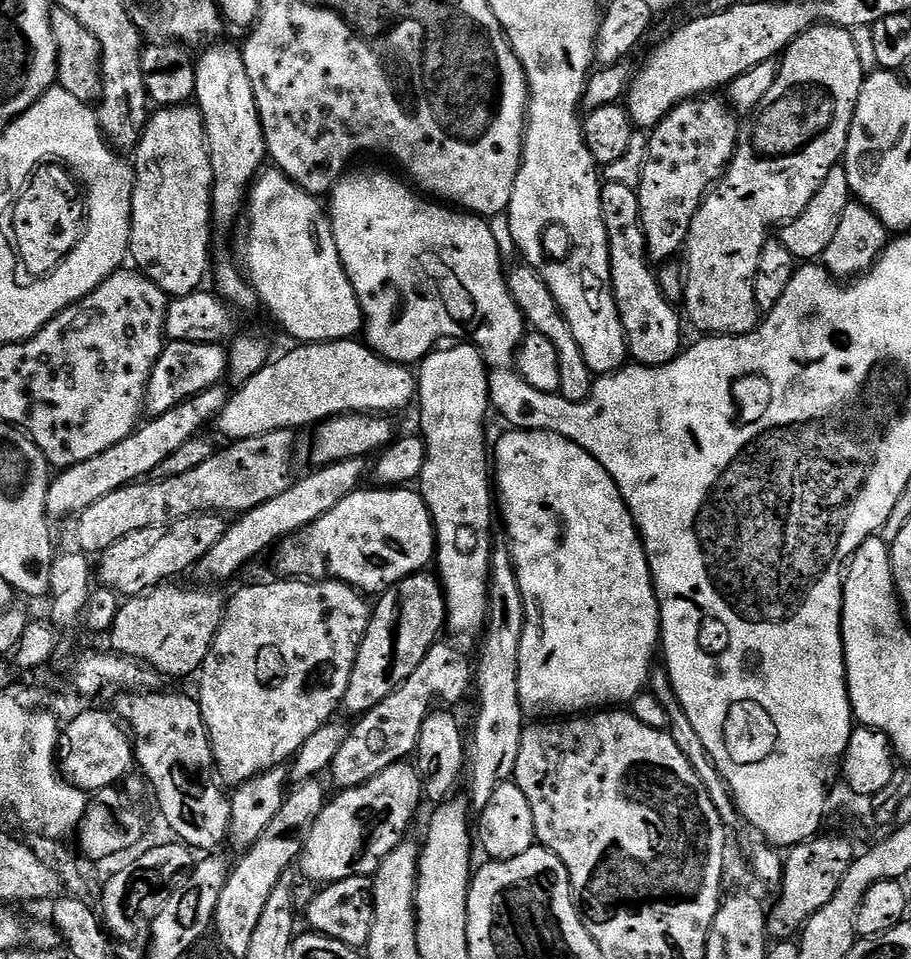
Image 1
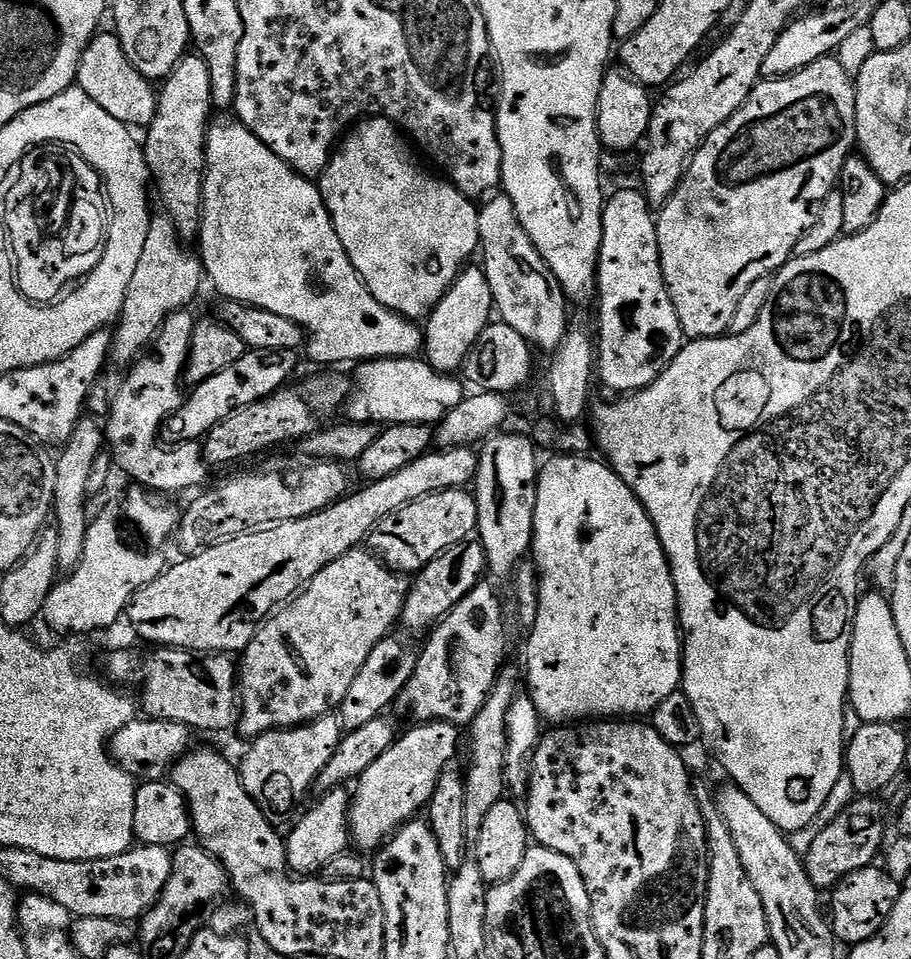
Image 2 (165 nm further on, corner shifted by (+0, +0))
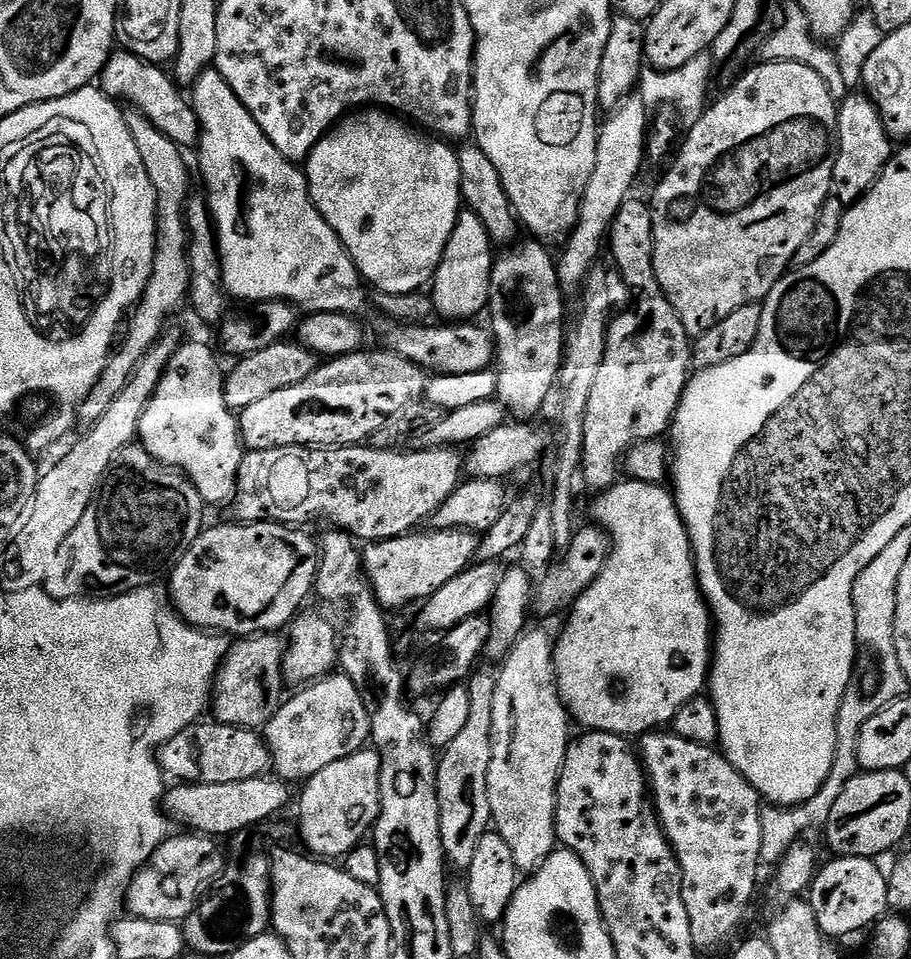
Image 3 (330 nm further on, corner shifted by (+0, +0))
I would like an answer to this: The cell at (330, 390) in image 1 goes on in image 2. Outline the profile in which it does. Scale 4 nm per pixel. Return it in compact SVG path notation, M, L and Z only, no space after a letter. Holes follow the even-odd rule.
M403 356L393 360L366 360L356 372L346 401L347 419L357 422L389 424L426 424L435 426L462 402L465 385L455 375L439 372L424 358ZM456 379L458 381L456 381ZM460 384L461 385L460 385Z

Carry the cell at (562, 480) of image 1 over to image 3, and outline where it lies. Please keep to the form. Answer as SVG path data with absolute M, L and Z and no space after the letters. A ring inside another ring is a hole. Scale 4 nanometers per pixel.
M624 478L613 484L611 488L605 488L596 500L597 501L592 506L592 516L596 519L593 521L608 533L608 539L612 542L612 552L608 556L608 561L602 570L602 574L581 596L576 597L574 603L571 605L571 608L573 608L572 613L568 616L568 625L561 630L560 640L558 636L558 639L555 641L552 657L556 663L556 684L560 687L560 697L562 698L565 708L568 709L569 717L571 717L575 723L577 720L582 726L581 729L591 730L593 732L609 732L610 734L618 734L625 738L639 738L653 730L659 729L661 726L671 725L674 714L678 714L678 710L682 710L682 706L686 706L686 702L690 702L690 698L701 695L701 693L705 691L706 685L710 680L710 665L712 663L712 650L714 647L714 621L711 612L708 610L708 601L705 600L704 595L700 593L700 583L696 580L696 562L692 558L692 543L688 537L688 531L684 525L684 520L681 518L680 511L676 505L675 495L673 495L667 487L651 484L650 482L638 482L637 480Z

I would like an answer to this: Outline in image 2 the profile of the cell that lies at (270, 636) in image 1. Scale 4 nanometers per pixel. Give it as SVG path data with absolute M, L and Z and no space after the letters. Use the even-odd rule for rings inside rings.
M363 547L354 548L347 552L342 558L338 558L334 562L330 562L330 566L326 566L318 573L295 598L288 601L279 610L272 613L259 630L254 634L254 638L250 642L250 646L246 646L242 655L238 660L238 687L240 690L240 722L238 732L247 738L255 738L272 732L275 728L296 728L300 724L309 724L311 720L317 720L323 716L335 713L339 709L340 704L346 698L346 690L350 690L350 685L354 683L354 678L358 678L358 670L362 670L366 658L370 658L370 650L374 650L374 646L378 646L378 642L389 639L391 630L395 624L403 617L404 603L408 598L410 584L401 573L393 572L392 569L385 566L384 563L371 551L365 550Z

